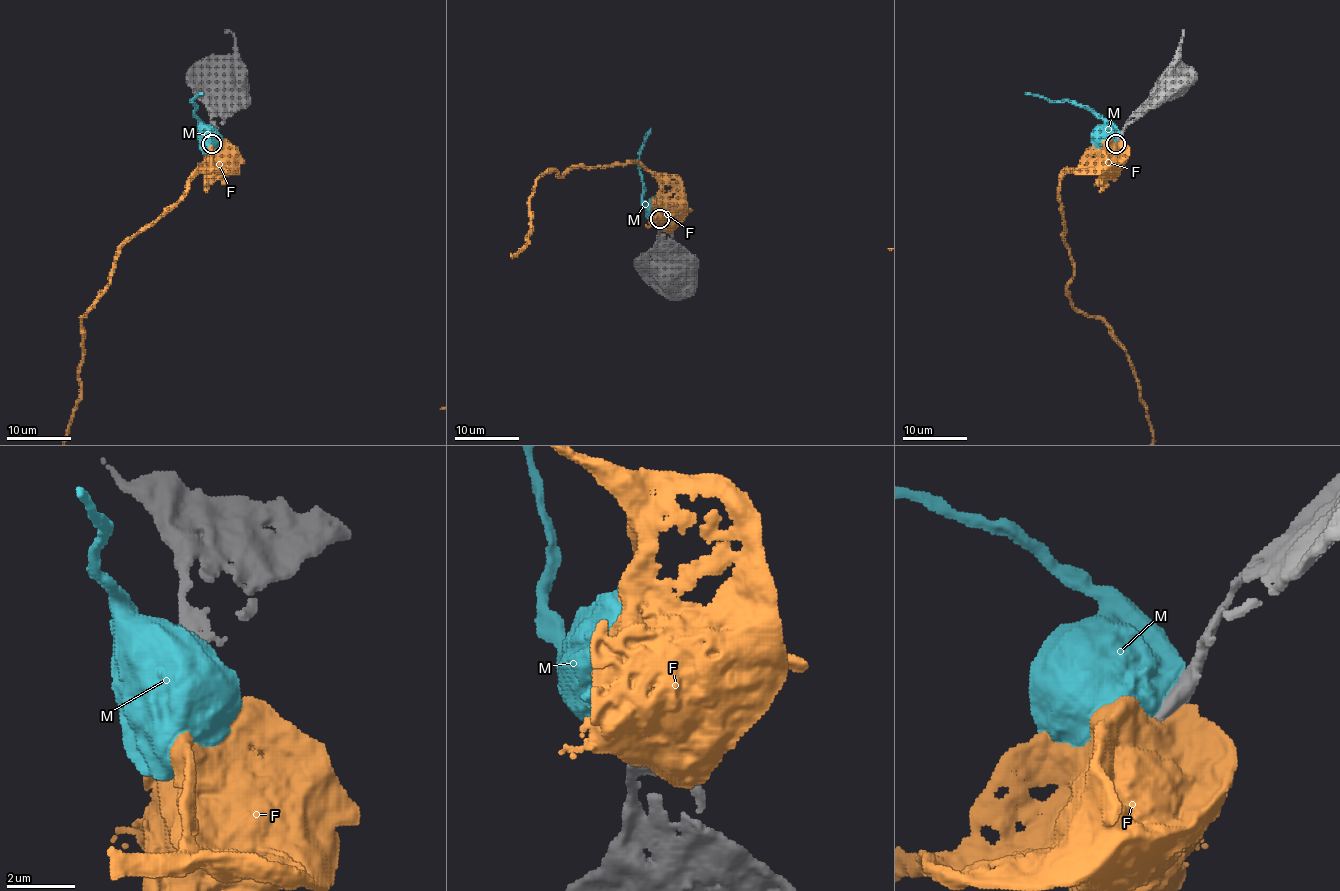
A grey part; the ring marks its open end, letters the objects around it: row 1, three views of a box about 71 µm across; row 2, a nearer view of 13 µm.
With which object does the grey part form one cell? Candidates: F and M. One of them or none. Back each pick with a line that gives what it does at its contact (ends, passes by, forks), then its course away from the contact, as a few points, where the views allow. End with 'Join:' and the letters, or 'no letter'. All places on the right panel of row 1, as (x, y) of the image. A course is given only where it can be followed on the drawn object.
Join: no letter

